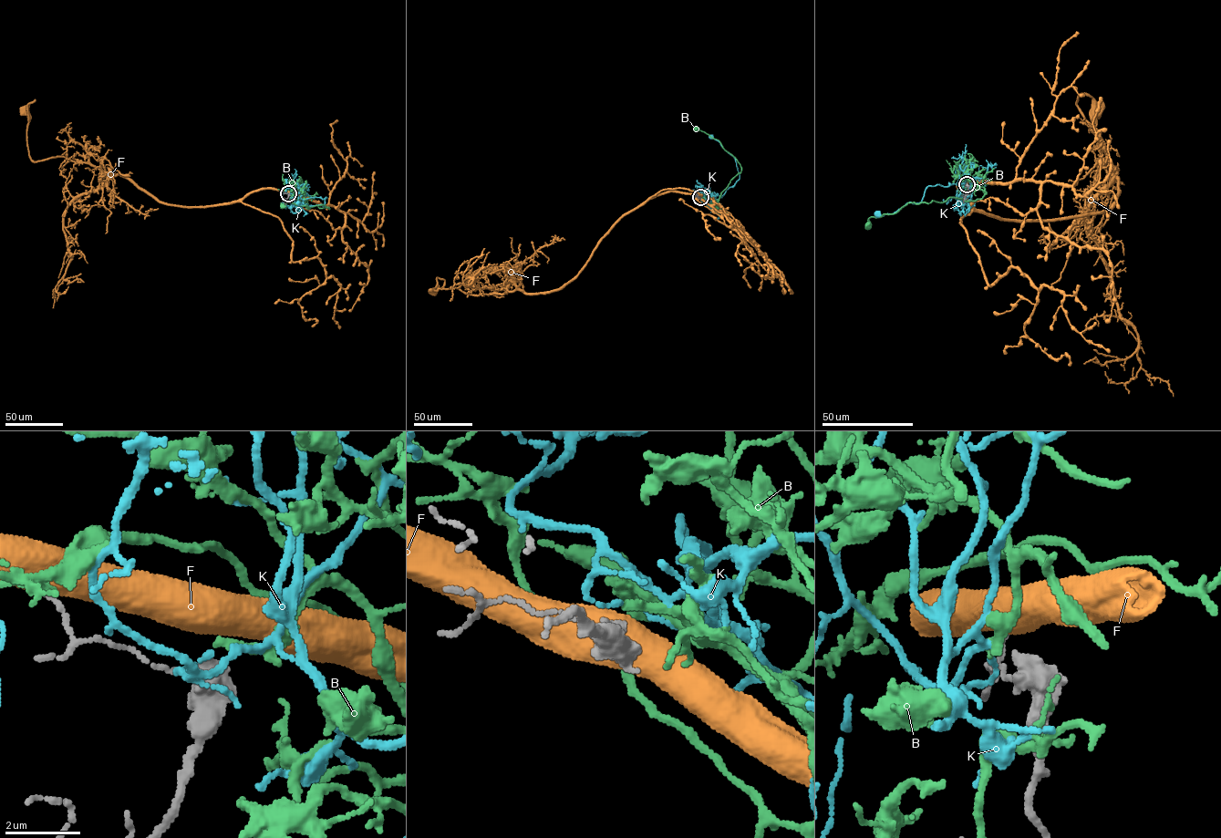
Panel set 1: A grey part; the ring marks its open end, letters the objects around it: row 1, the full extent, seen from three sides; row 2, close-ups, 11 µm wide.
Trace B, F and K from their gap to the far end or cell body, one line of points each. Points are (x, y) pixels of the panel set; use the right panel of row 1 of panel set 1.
B: (966, 184), (984, 196), (909, 202), (870, 217), (869, 224)
F: (967, 183), (974, 208), (998, 217), (1100, 213), (1118, 181), (1098, 110)
K: (966, 184), (963, 188), (971, 188), (962, 183), (928, 185), (918, 202), (907, 202), (893, 213), (877, 213)

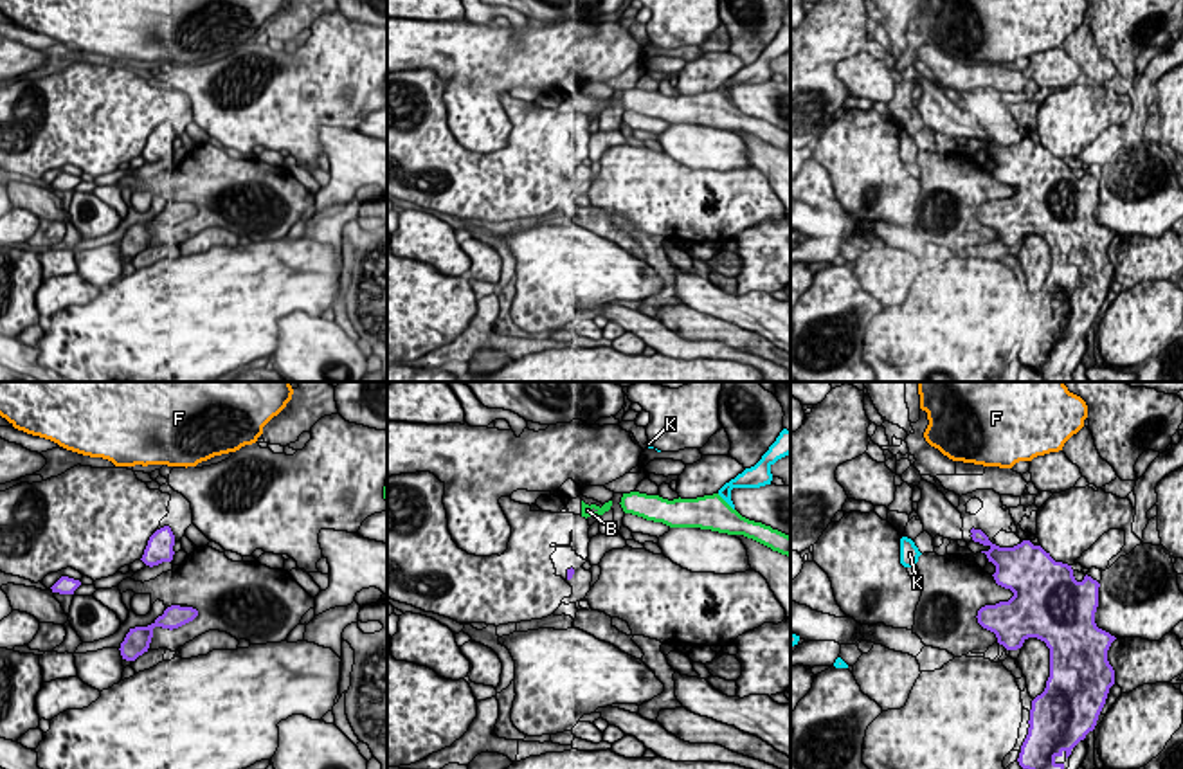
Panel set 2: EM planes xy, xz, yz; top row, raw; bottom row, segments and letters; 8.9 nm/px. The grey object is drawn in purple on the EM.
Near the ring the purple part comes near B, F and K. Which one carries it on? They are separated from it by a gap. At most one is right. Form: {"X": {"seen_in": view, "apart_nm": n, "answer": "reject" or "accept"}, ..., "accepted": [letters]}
{"B": {"seen_in": "xz", "apart_nm": 460, "answer": "reject"}, "F": {"seen_in": "xy", "apart_nm": 550, "answer": "reject"}, "K": {"seen_in": "yz", "apart_nm": 480, "answer": "reject"}, "accepted": []}

